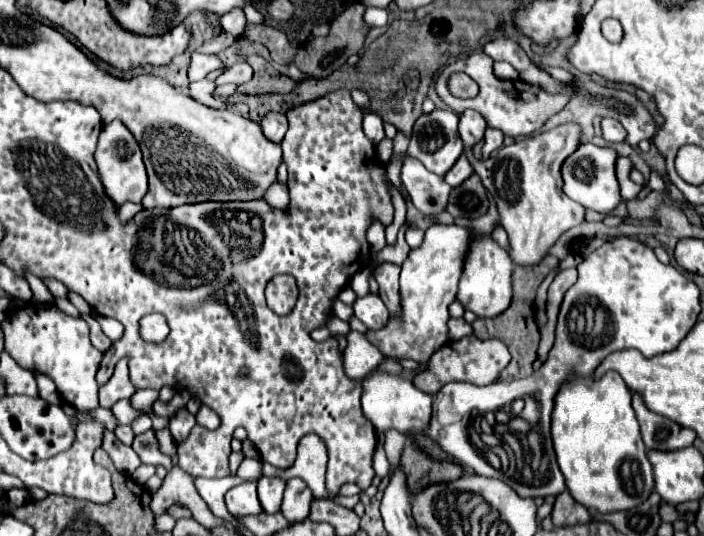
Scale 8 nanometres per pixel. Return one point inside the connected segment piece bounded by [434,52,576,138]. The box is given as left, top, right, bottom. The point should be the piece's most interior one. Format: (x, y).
(517, 109)

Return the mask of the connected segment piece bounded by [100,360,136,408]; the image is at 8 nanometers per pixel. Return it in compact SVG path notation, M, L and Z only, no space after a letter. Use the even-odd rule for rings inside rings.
M120 360L116 364L116 370L114 370L112 378L104 386L100 386L100 406L110 408L114 402L118 402L120 398L132 396L134 392L136 392L136 388L130 382L126 360Z

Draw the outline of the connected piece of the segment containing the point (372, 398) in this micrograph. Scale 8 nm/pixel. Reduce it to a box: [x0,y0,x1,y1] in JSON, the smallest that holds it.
[362,370,430,434]

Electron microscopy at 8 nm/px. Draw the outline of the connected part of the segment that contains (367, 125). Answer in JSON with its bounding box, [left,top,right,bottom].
[364,112,384,144]

